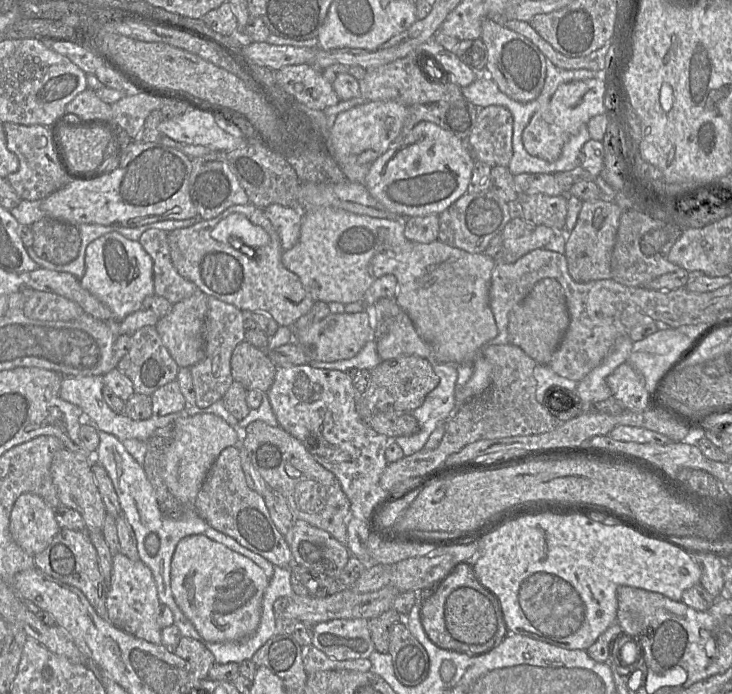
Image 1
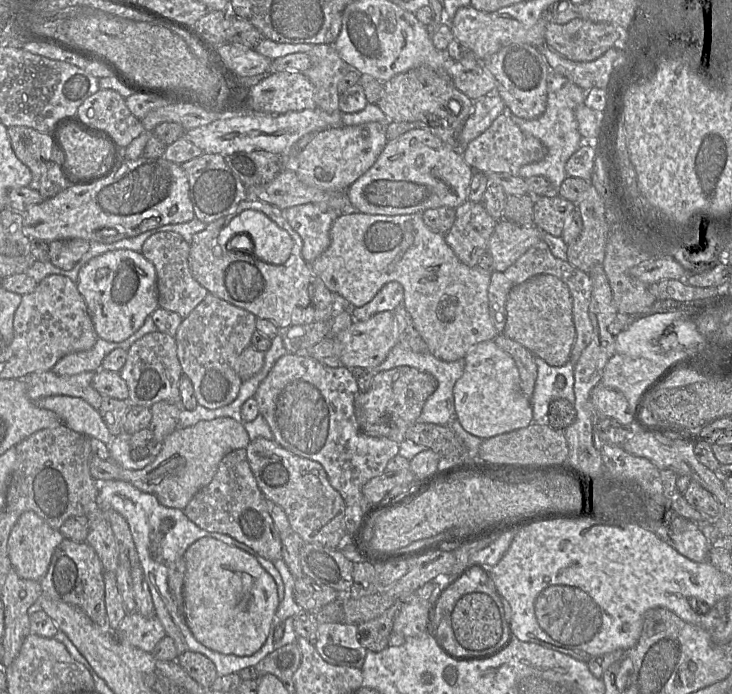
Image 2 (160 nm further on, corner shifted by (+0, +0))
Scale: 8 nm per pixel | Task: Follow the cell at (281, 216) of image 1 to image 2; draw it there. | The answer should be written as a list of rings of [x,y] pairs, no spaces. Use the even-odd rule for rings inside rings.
[[[306,204],[282,210],[290,227],[300,236],[302,258],[311,264],[331,243],[330,229],[340,216],[326,205]]]

